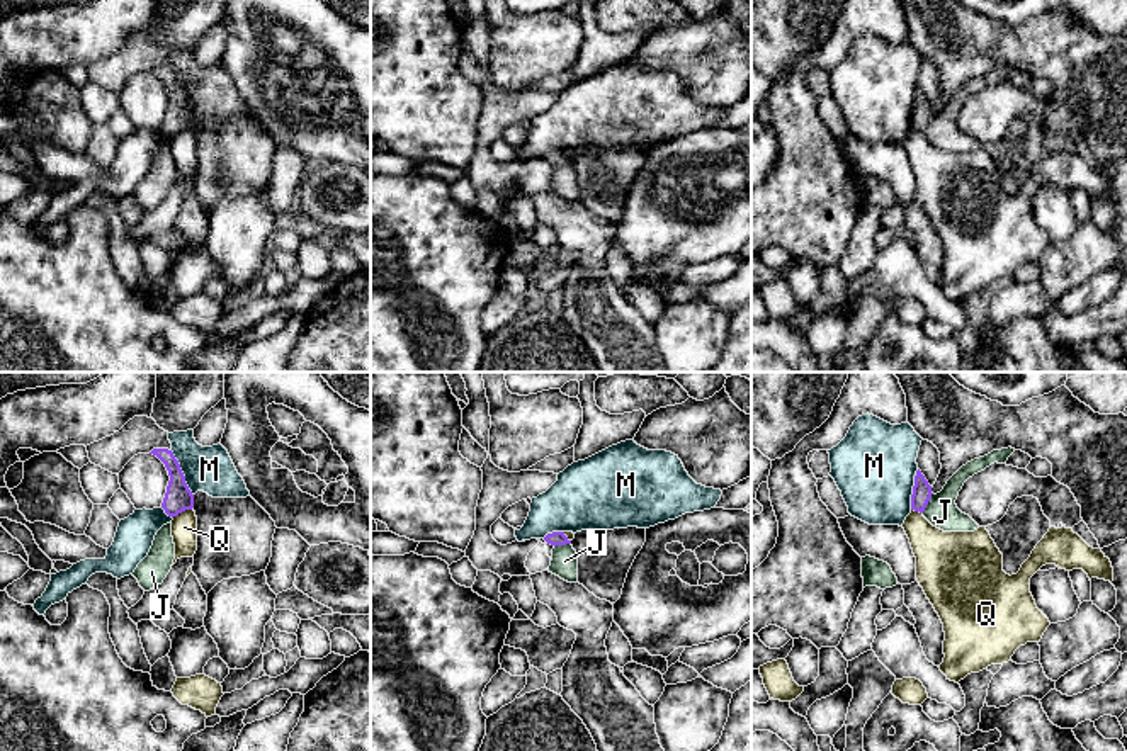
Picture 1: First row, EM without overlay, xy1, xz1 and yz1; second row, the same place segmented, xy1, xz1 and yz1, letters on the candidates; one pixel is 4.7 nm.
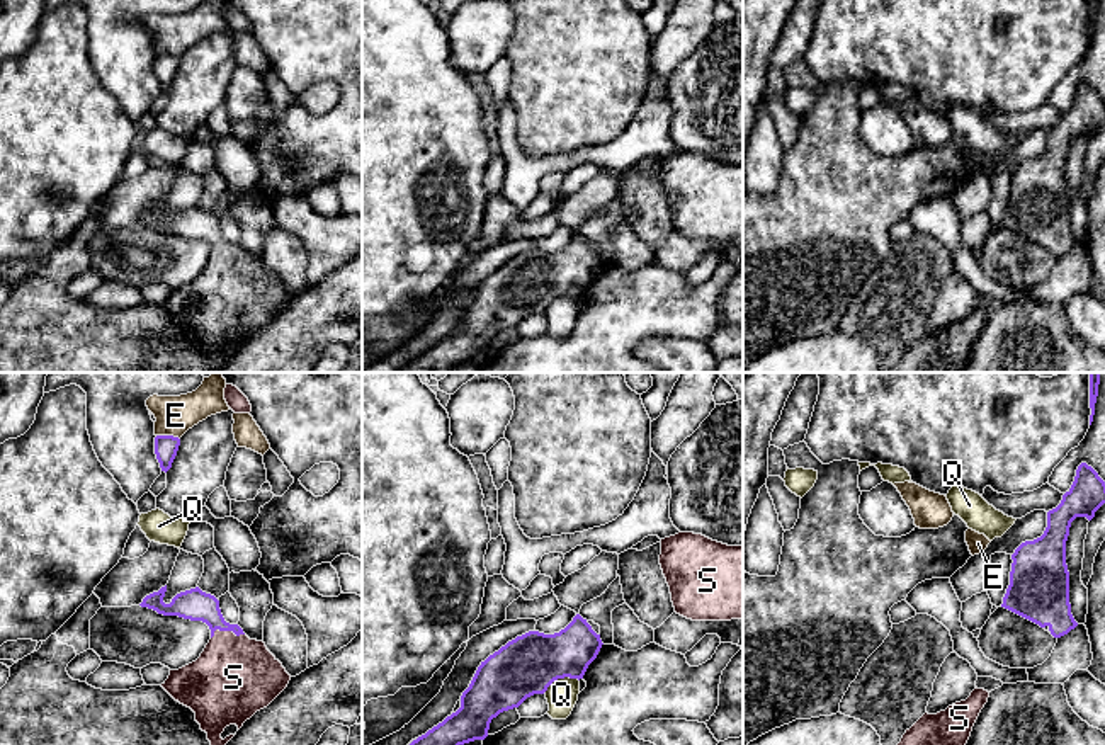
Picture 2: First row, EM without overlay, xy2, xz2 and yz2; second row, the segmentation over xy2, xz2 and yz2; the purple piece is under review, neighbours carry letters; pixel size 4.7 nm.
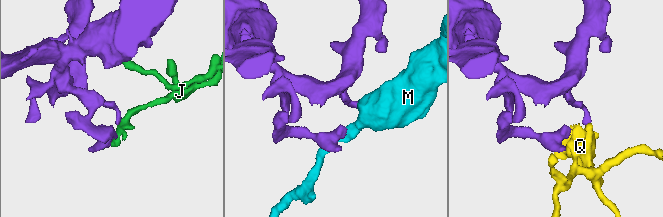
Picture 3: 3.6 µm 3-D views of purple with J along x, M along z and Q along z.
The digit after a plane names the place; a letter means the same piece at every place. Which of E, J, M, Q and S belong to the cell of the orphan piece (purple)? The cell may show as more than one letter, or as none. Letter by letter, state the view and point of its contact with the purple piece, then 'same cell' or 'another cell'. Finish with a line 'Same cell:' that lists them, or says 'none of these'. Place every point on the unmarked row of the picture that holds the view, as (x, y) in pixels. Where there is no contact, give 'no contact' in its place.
E: contact xy2 (169, 55); another cell
J: contact yz1 (927, 123); another cell
M: contact xy1 (182, 92); another cell
Q: contact xz2 (560, 296); another cell
S: contact xy2 (225, 249); same cell
Same cell: S

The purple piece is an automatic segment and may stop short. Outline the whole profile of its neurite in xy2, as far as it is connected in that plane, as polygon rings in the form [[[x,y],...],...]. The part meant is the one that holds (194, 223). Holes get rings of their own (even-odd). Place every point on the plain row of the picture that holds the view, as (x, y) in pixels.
[[[167,204],[146,214],[139,225],[163,235],[202,240],[211,248],[211,259],[196,281],[170,289],[162,306],[196,332],[211,361],[211,372],[219,372],[235,355],[223,359],[224,347],[236,344],[240,349],[287,306],[291,294],[264,260],[250,259],[238,243],[224,240],[214,214],[196,206],[165,223],[165,211]]]

